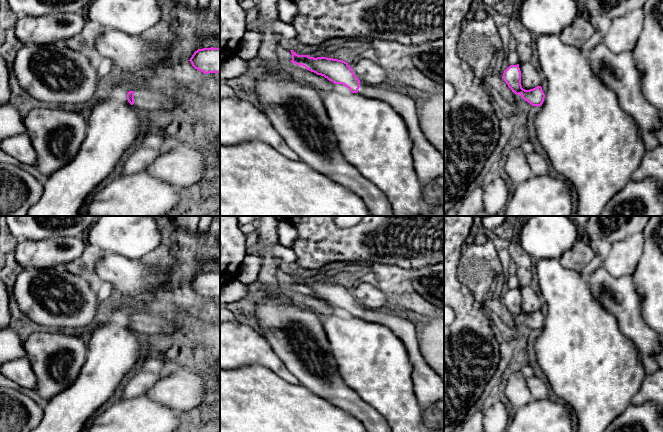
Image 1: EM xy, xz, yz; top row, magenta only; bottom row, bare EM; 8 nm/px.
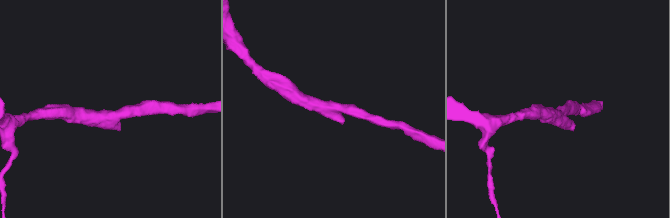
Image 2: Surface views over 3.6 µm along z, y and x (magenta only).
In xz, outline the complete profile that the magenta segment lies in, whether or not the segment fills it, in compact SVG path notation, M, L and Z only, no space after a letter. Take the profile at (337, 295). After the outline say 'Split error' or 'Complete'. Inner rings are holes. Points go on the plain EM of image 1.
M290 275L292 287L324 300L334 308L342 308L352 317L386 326L405 344L413 366L412 381L415 395L422 410L430 413L437 402L444 400L444 380L423 359L419 350L417 326L414 323L393 314L385 314L380 310L361 307L352 292L343 284L314 282Z. Split error

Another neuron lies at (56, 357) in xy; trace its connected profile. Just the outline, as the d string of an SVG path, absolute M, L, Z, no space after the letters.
M34 332L24 348L37 378L33 391L45 403L74 383L87 358L86 336L73 332Z

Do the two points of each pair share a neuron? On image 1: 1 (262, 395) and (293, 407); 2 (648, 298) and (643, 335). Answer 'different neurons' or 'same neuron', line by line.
1: same neuron
2: different neurons

